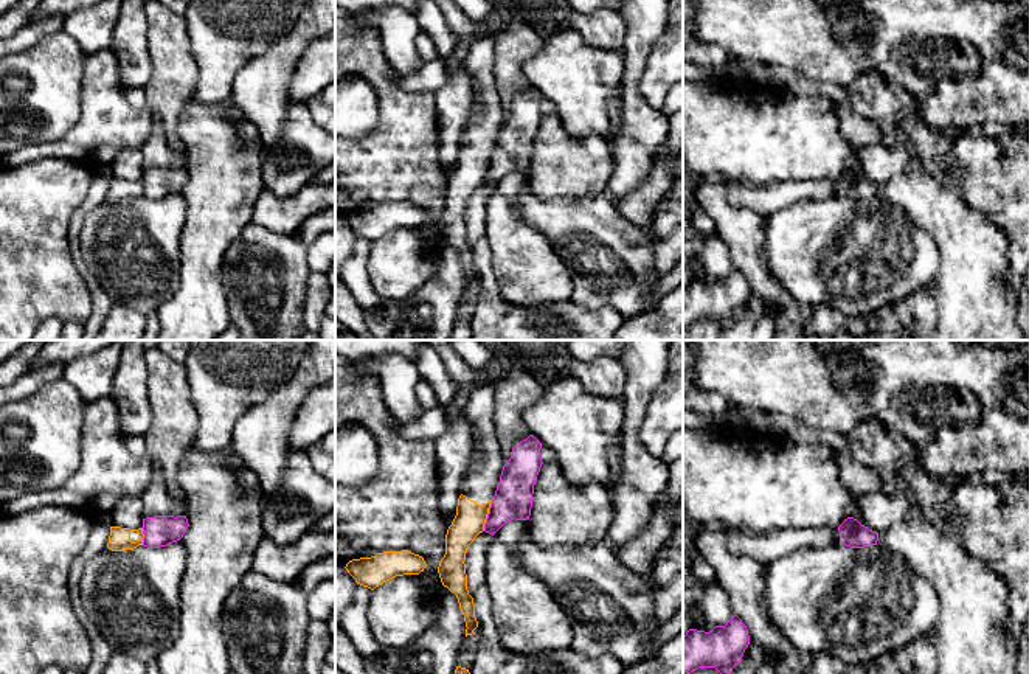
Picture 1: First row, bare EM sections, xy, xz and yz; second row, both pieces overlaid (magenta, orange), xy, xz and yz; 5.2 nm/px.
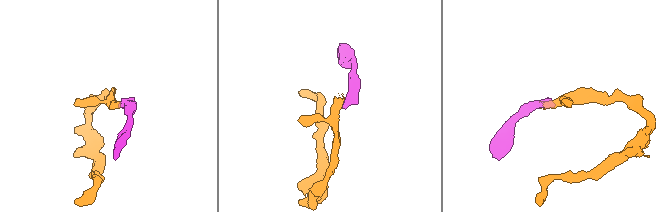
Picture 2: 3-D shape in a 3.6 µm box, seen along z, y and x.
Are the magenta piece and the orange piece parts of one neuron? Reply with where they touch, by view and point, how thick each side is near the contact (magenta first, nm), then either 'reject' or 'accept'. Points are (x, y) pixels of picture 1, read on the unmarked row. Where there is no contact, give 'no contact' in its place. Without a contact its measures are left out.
xz (488, 168) | 200/160 nm | reject

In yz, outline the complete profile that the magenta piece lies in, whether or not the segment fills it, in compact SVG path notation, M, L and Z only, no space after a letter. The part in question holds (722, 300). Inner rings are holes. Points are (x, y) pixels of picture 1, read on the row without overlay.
M737 267L709 284L689 281L683 289L683 329L698 320L715 320L728 329L748 297L748 281Z

